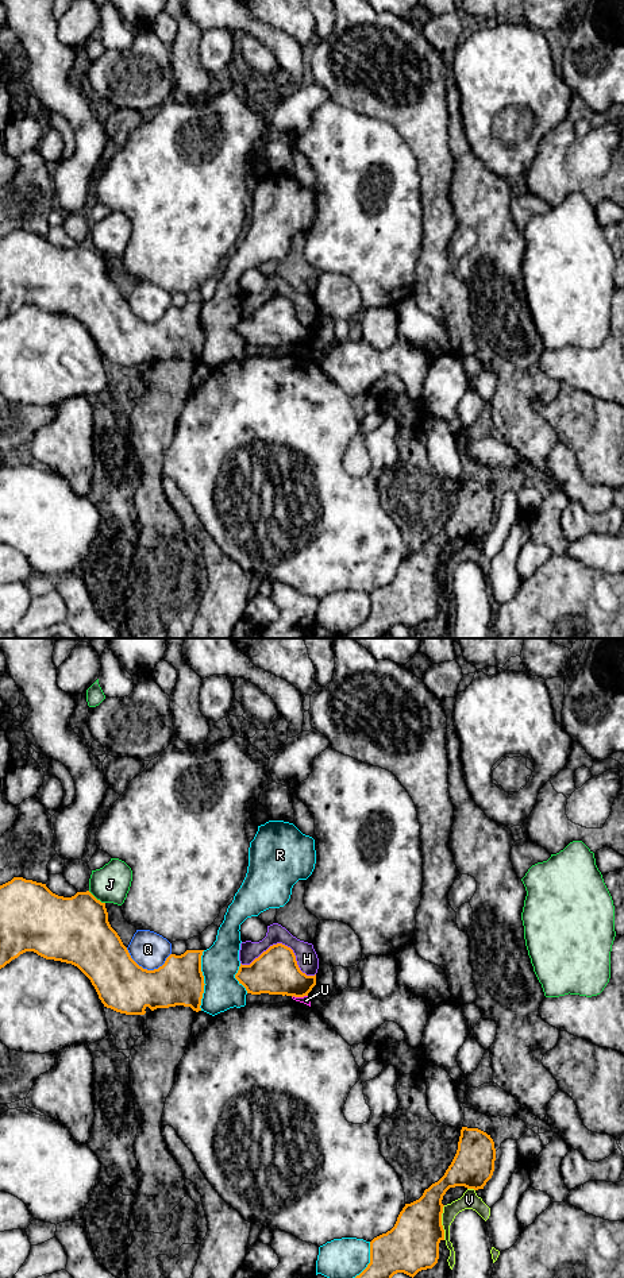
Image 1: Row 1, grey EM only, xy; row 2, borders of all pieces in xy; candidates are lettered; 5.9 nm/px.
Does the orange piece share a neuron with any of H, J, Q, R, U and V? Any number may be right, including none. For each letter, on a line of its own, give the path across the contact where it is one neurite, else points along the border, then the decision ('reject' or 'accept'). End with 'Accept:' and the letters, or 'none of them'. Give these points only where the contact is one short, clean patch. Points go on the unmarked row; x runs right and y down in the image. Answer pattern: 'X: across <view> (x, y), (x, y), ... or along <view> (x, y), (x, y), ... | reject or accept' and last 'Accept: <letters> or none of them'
H: reject
J: reject
Q: reject
R: reject
U: along xy (307, 347), (292, 350) | reject
V: reject
Accept: none of them

